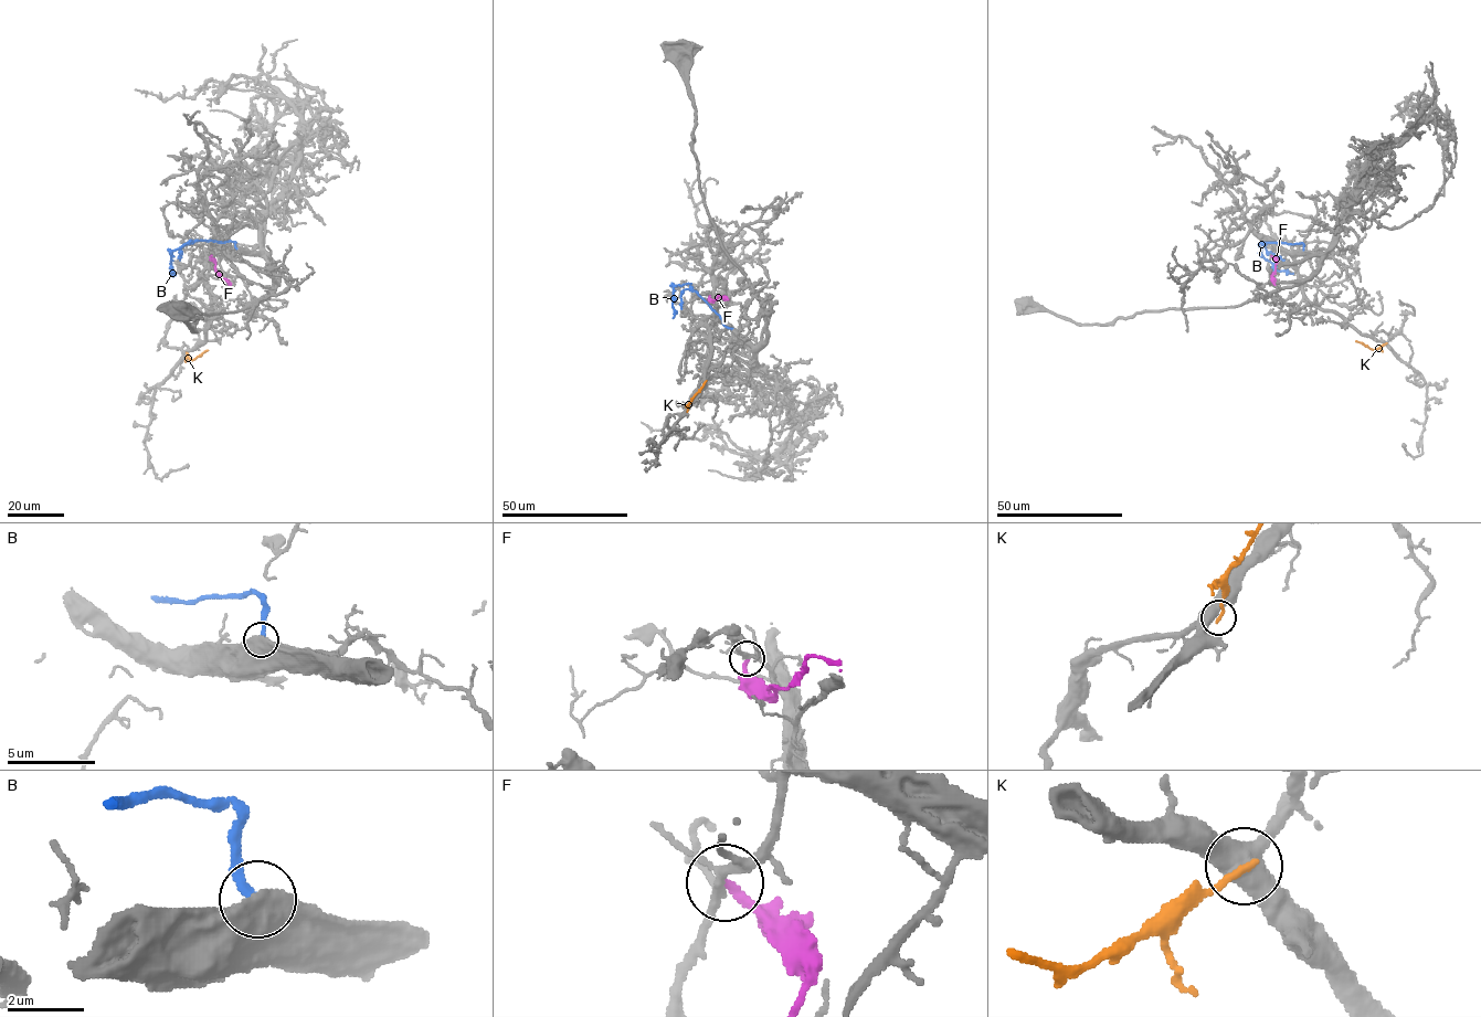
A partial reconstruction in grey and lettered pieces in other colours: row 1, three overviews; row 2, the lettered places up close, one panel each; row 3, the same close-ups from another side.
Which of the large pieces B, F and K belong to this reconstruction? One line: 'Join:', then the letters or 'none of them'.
Join: none of them

